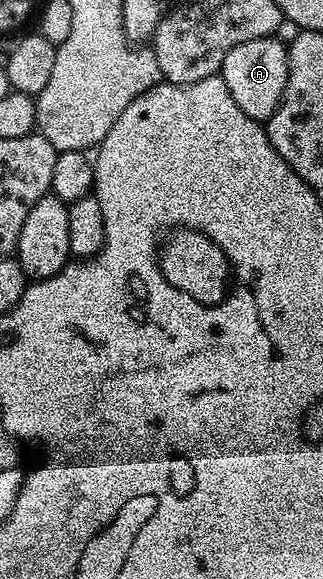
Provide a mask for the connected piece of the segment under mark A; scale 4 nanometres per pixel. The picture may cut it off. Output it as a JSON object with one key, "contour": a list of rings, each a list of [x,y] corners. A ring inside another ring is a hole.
{"contour":[[[275,36],[246,40],[246,44],[238,44],[238,48],[230,48],[230,52],[226,52],[220,74],[226,88],[230,88],[230,96],[234,96],[234,104],[238,104],[238,108],[242,108],[242,112],[256,122],[267,123],[268,118],[274,116],[286,88],[287,45]]]}

